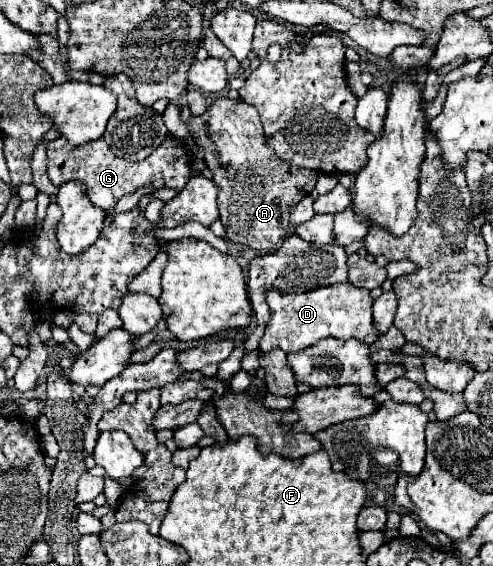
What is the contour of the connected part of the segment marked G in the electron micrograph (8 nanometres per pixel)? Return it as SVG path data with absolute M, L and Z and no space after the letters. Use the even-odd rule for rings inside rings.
M167 136L167 140L143 162L127 162L123 158L113 156L113 152L109 150L109 146L105 144L103 138L87 142L83 146L71 146L65 138L59 138L57 142L51 142L47 146L47 156L49 156L47 172L55 186L61 186L63 182L69 182L69 180L81 180L87 186L89 200L107 212L111 212L115 208L115 204L119 202L121 196L131 194L145 184L155 184L157 188L167 186L167 188L183 190L183 186L189 180L191 160L193 160L189 148L173 136Z

